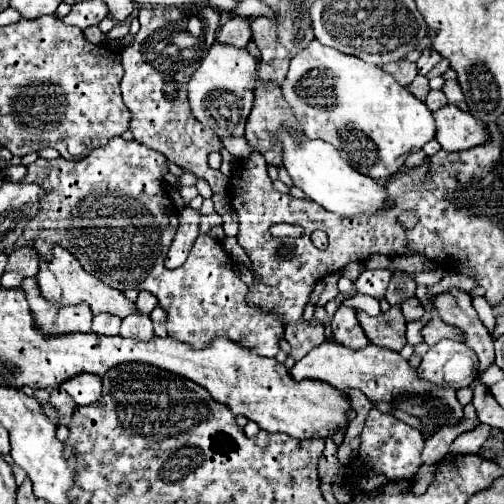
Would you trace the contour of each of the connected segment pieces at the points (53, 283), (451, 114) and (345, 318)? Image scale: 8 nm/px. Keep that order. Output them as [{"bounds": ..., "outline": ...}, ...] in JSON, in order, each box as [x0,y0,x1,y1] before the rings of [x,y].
[{"bounds":[37,248,137,318],"outline":[[[53,248],[53,260],[51,262],[41,262],[39,264],[39,274],[37,274],[37,284],[39,284],[39,292],[41,296],[51,302],[51,304],[61,304],[61,306],[73,306],[73,304],[87,304],[91,308],[93,314],[115,314],[119,318],[137,314],[137,306],[135,302],[127,300],[123,296],[123,292],[113,290],[109,286],[105,286],[101,280],[97,280],[95,276],[91,276],[89,272],[85,272],[81,268],[81,264],[65,250],[65,248]]]},{"bounds":[433,106,489,152],"outline":[[[445,106],[439,112],[433,112],[437,124],[437,142],[447,152],[461,152],[489,142],[489,130],[483,122],[475,120],[469,112],[463,112],[455,106]]]},{"bounds":[331,306,369,350],"outline":[[[339,306],[339,310],[333,316],[331,330],[333,330],[335,342],[339,342],[339,344],[343,344],[347,348],[355,348],[357,350],[357,348],[363,348],[363,346],[369,344],[363,328],[359,326],[355,308]]]}]

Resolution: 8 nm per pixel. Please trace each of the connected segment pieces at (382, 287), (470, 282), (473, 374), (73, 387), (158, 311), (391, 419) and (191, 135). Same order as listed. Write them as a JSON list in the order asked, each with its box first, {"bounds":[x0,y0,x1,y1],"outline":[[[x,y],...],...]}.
[{"bounds":[355,270,391,300],"outline":[[[365,270],[355,280],[355,284],[357,284],[357,290],[361,294],[369,294],[369,296],[373,296],[377,300],[383,300],[389,280],[391,280],[391,272],[389,270]]]},{"bounds":[427,272,477,296],"outline":[[[451,272],[439,284],[435,284],[435,286],[431,286],[427,290],[429,290],[431,296],[435,296],[435,294],[439,294],[443,290],[451,290],[451,288],[459,288],[459,290],[471,292],[475,286],[477,286],[477,280],[473,276],[467,276],[467,274],[461,274],[461,272]]]},{"bounds":[417,340,479,388],"outline":[[[441,340],[423,356],[417,374],[441,388],[467,388],[479,378],[475,352],[457,340]]]},{"bounds":[61,372,101,406],"outline":[[[81,372],[81,374],[75,374],[71,380],[65,380],[61,388],[73,398],[77,406],[87,406],[99,400],[101,378],[89,372]]]},{"bounds":[149,306,167,336],"outline":[[[157,306],[149,316],[151,316],[151,320],[153,320],[155,334],[157,334],[157,336],[167,336],[167,312],[165,312],[161,306]]]},{"bounds":[359,408,425,480],"outline":[[[373,408],[367,416],[361,434],[359,458],[367,460],[371,464],[371,470],[385,474],[389,480],[403,480],[403,478],[413,478],[417,474],[417,468],[421,466],[423,446],[425,446],[425,438],[417,428],[411,428],[393,414],[383,414],[377,408]]]},{"bounds":[121,4,229,194],"outline":[[[191,4],[181,8],[143,8],[137,18],[141,30],[121,54],[125,68],[121,92],[125,106],[133,114],[129,130],[139,144],[165,154],[179,168],[205,180],[215,194],[227,192],[229,176],[207,164],[207,156],[219,152],[223,144],[211,128],[195,120],[187,100],[187,82],[217,38],[221,12],[213,6]]]}]

